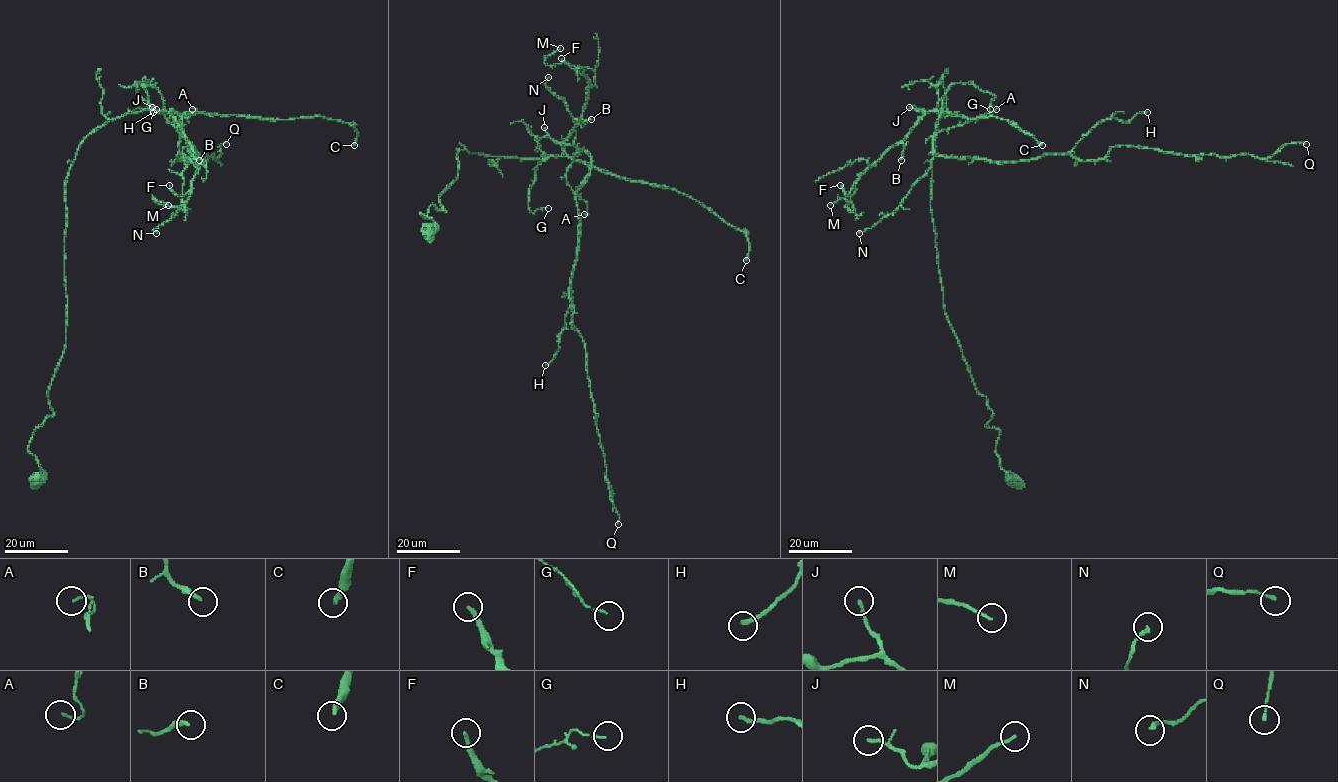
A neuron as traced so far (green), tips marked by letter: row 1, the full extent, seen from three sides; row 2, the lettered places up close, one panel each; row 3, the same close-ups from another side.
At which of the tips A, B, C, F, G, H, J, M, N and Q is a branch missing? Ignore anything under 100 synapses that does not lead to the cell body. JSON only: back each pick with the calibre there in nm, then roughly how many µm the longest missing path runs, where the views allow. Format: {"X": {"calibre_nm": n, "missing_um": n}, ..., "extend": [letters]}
{"C": {"calibre_nm": 320, "missing_um": 200}, "extend": ["C"]}

